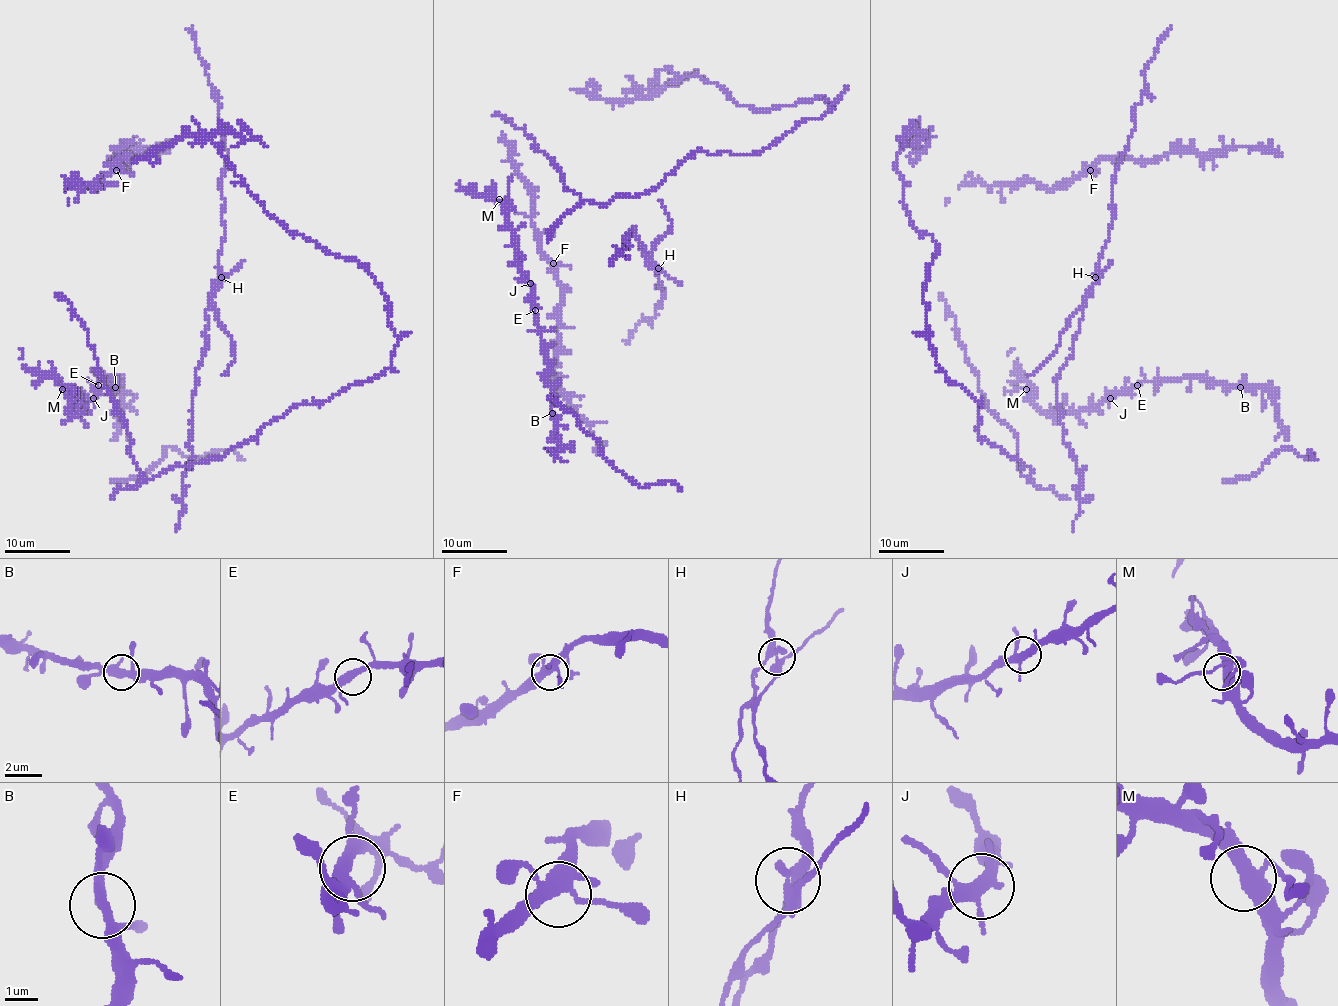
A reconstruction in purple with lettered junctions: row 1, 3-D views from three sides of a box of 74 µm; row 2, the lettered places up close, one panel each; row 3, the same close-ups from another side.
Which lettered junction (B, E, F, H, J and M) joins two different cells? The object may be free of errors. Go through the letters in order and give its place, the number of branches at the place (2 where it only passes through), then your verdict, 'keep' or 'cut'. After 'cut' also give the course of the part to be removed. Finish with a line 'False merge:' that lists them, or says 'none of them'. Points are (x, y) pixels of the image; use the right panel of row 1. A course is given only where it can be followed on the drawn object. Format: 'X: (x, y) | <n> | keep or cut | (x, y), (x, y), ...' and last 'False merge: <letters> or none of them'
B: (1240, 387) | 3 | keep
E: (1137, 385) | 3 | keep
F: (1090, 170) | 5 | keep
H: (1095, 277) | 4 | cut | (1095, 278), (1095, 284), (1070, 317), (1061, 345), (1038, 369), (1026, 376)
J: (1110, 398) | 4 | keep
M: (1026, 389) | 3 | keep
False merge: H

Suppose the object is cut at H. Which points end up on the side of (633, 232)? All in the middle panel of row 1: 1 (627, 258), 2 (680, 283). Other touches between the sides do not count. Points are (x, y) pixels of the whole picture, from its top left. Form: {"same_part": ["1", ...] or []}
{"same_part": ["1"]}

